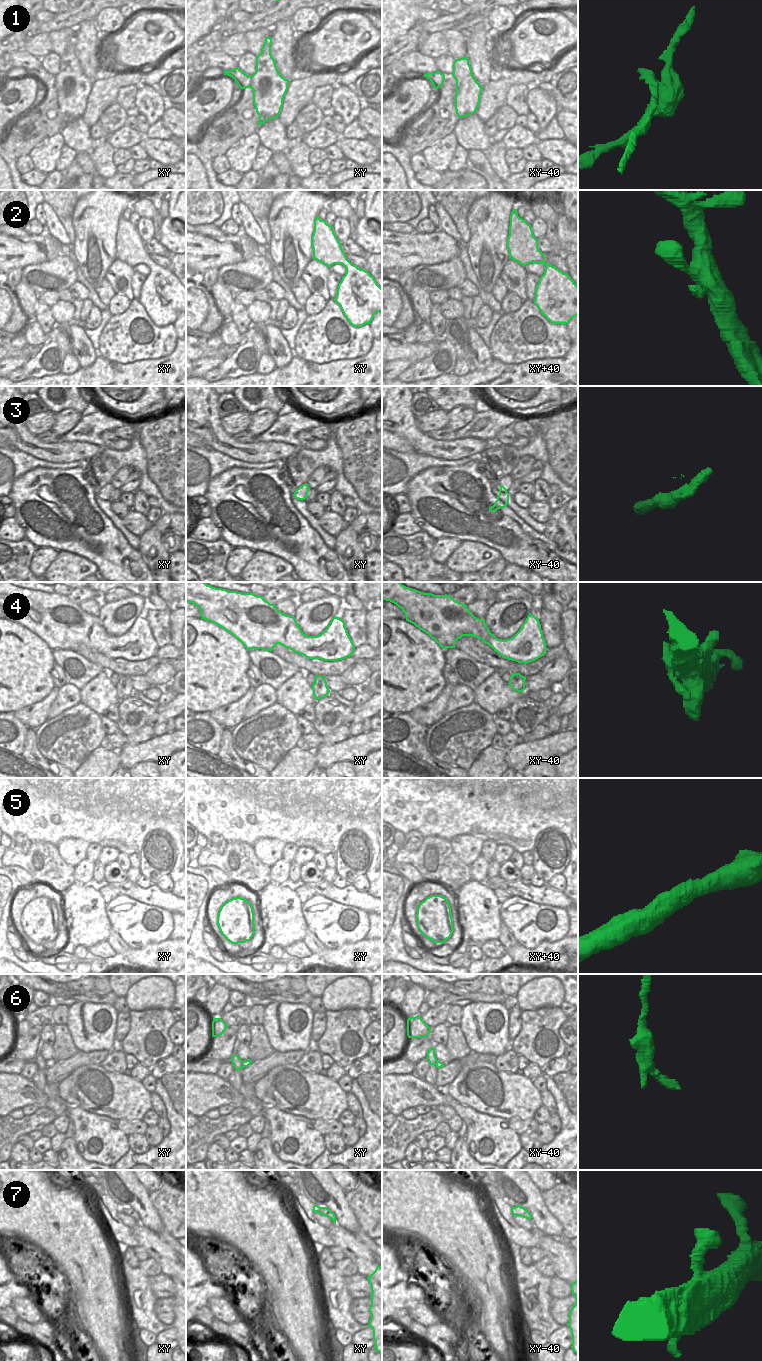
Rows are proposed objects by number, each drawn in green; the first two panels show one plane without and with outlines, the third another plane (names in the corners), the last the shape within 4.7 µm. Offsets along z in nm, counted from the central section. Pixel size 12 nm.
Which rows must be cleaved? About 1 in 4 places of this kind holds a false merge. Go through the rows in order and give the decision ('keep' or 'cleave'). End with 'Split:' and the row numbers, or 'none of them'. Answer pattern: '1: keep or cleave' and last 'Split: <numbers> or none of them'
1: cleave
2: keep
3: keep
4: keep
5: keep
6: keep
7: keep
Split: 1

